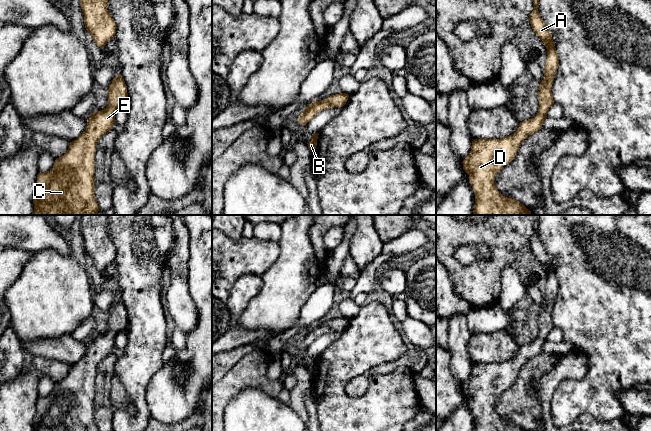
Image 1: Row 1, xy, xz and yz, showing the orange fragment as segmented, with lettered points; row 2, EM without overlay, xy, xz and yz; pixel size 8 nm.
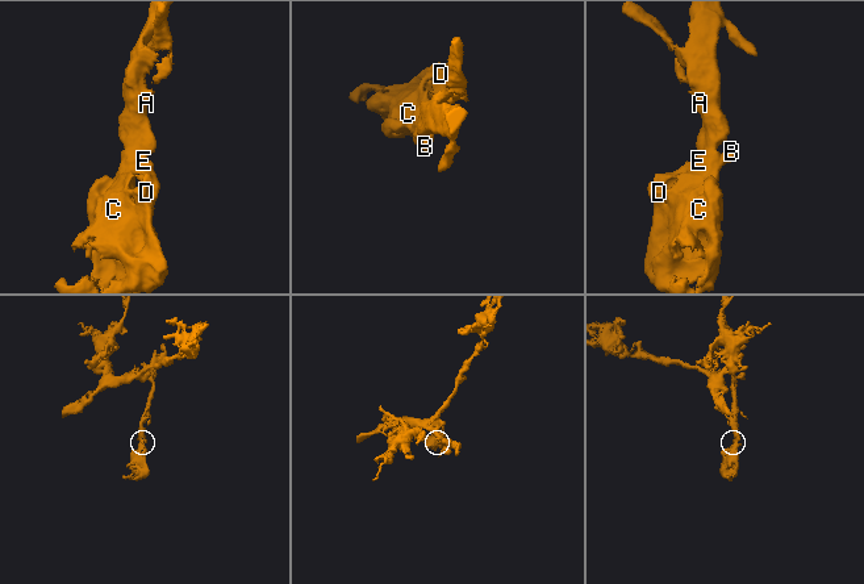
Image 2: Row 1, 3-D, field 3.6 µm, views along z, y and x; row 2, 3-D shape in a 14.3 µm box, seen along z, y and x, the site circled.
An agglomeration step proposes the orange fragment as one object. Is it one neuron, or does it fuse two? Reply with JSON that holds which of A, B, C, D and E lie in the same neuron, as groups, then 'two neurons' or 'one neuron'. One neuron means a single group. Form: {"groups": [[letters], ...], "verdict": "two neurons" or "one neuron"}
{"groups": [["A", "B", "C", "D", "E"]], "verdict": "one neuron"}

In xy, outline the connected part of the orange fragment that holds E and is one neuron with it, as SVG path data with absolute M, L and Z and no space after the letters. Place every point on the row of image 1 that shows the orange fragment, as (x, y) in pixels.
M120 74L108 86L109 105L91 114L85 131L70 142L67 152L55 160L52 170L37 175L37 185L33 193L33 215L96 215L99 211L94 179L97 142L104 133L113 129L115 111L125 107L128 98L127 86Z

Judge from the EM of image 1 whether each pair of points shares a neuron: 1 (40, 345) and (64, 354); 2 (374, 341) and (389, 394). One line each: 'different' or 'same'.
1: same
2: same

